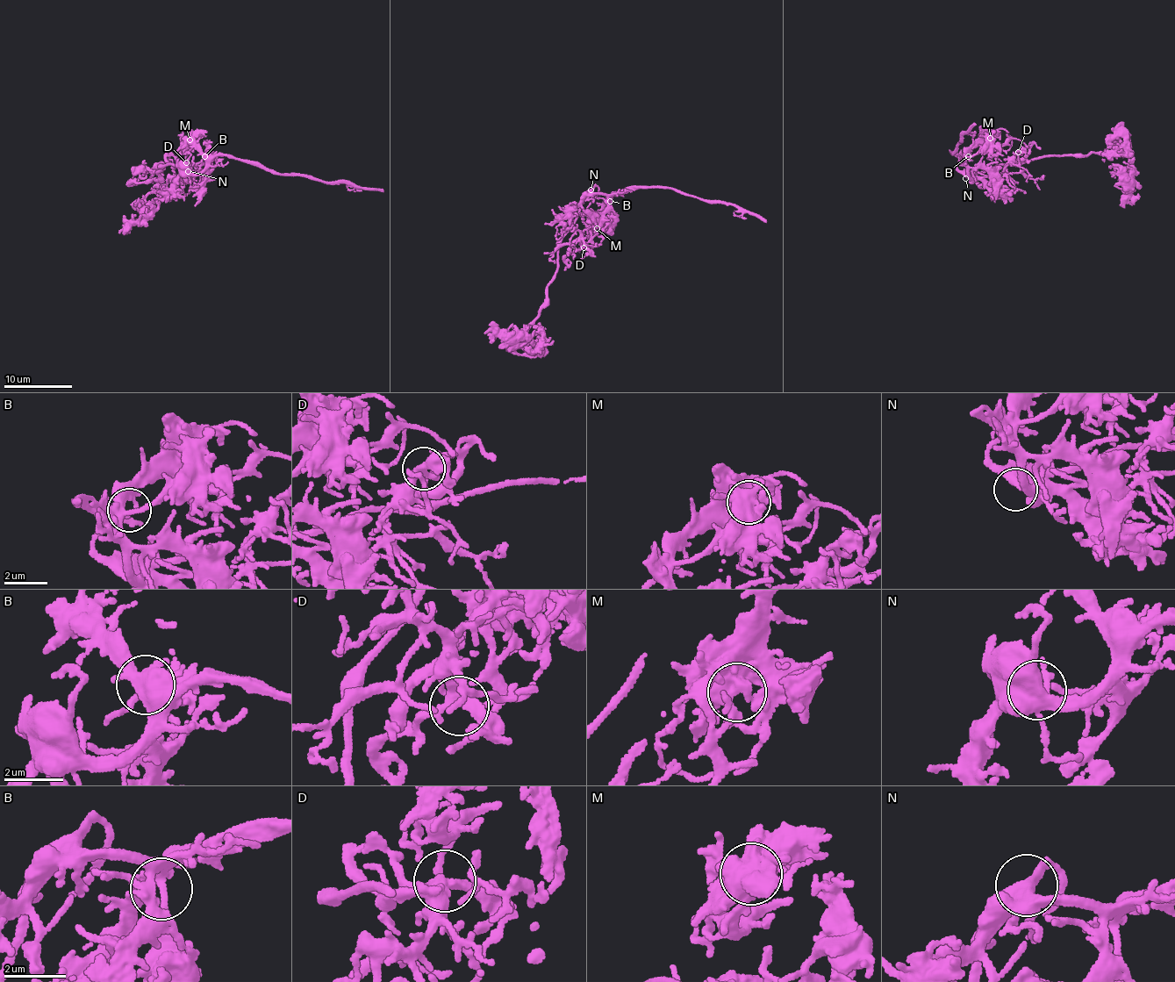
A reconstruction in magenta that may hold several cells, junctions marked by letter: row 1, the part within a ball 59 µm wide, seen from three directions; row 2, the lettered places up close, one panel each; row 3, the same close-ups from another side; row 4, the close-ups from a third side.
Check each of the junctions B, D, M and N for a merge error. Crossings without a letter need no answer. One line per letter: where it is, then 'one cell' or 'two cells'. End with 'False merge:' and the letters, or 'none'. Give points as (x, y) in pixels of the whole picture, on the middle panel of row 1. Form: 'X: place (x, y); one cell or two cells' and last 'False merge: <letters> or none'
B: place (610, 201); one cell
D: place (583, 247); one cell
M: place (597, 228); one cell
N: place (591, 189); one cell
False merge: none

